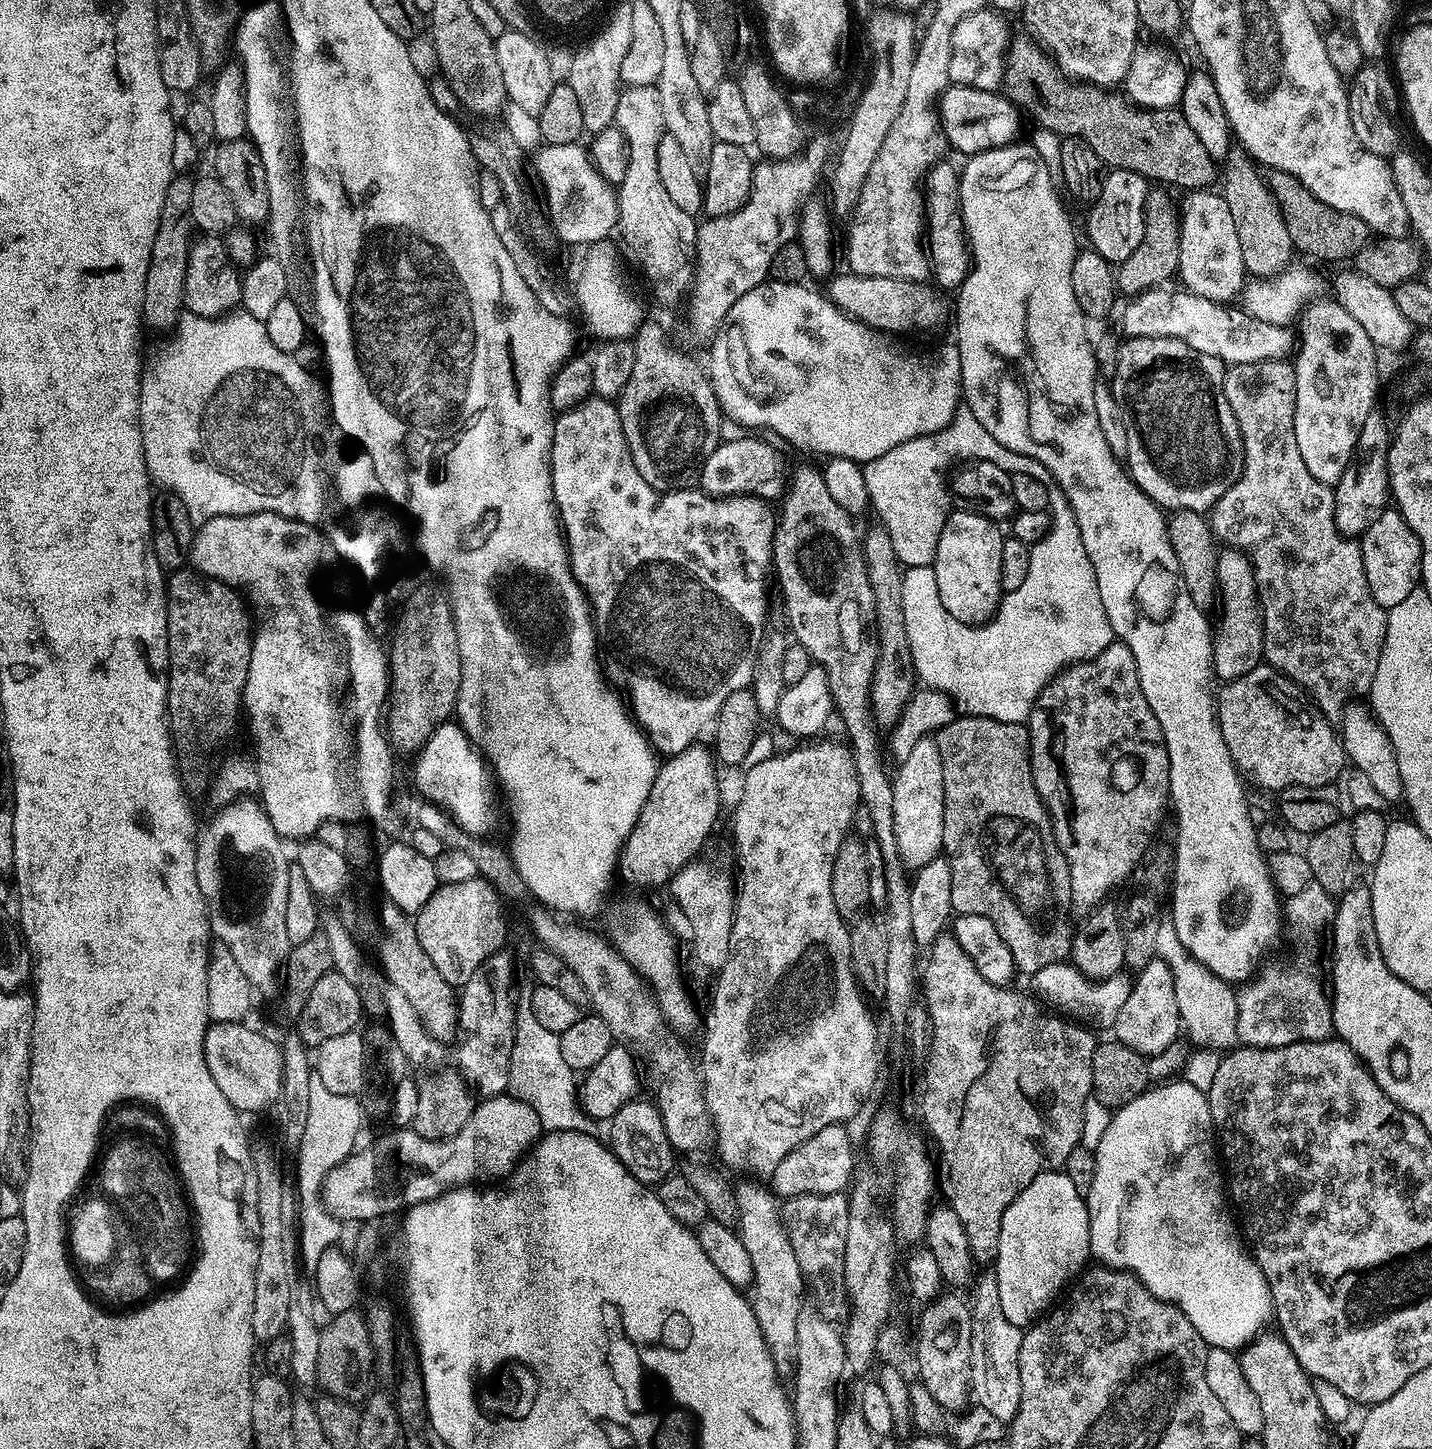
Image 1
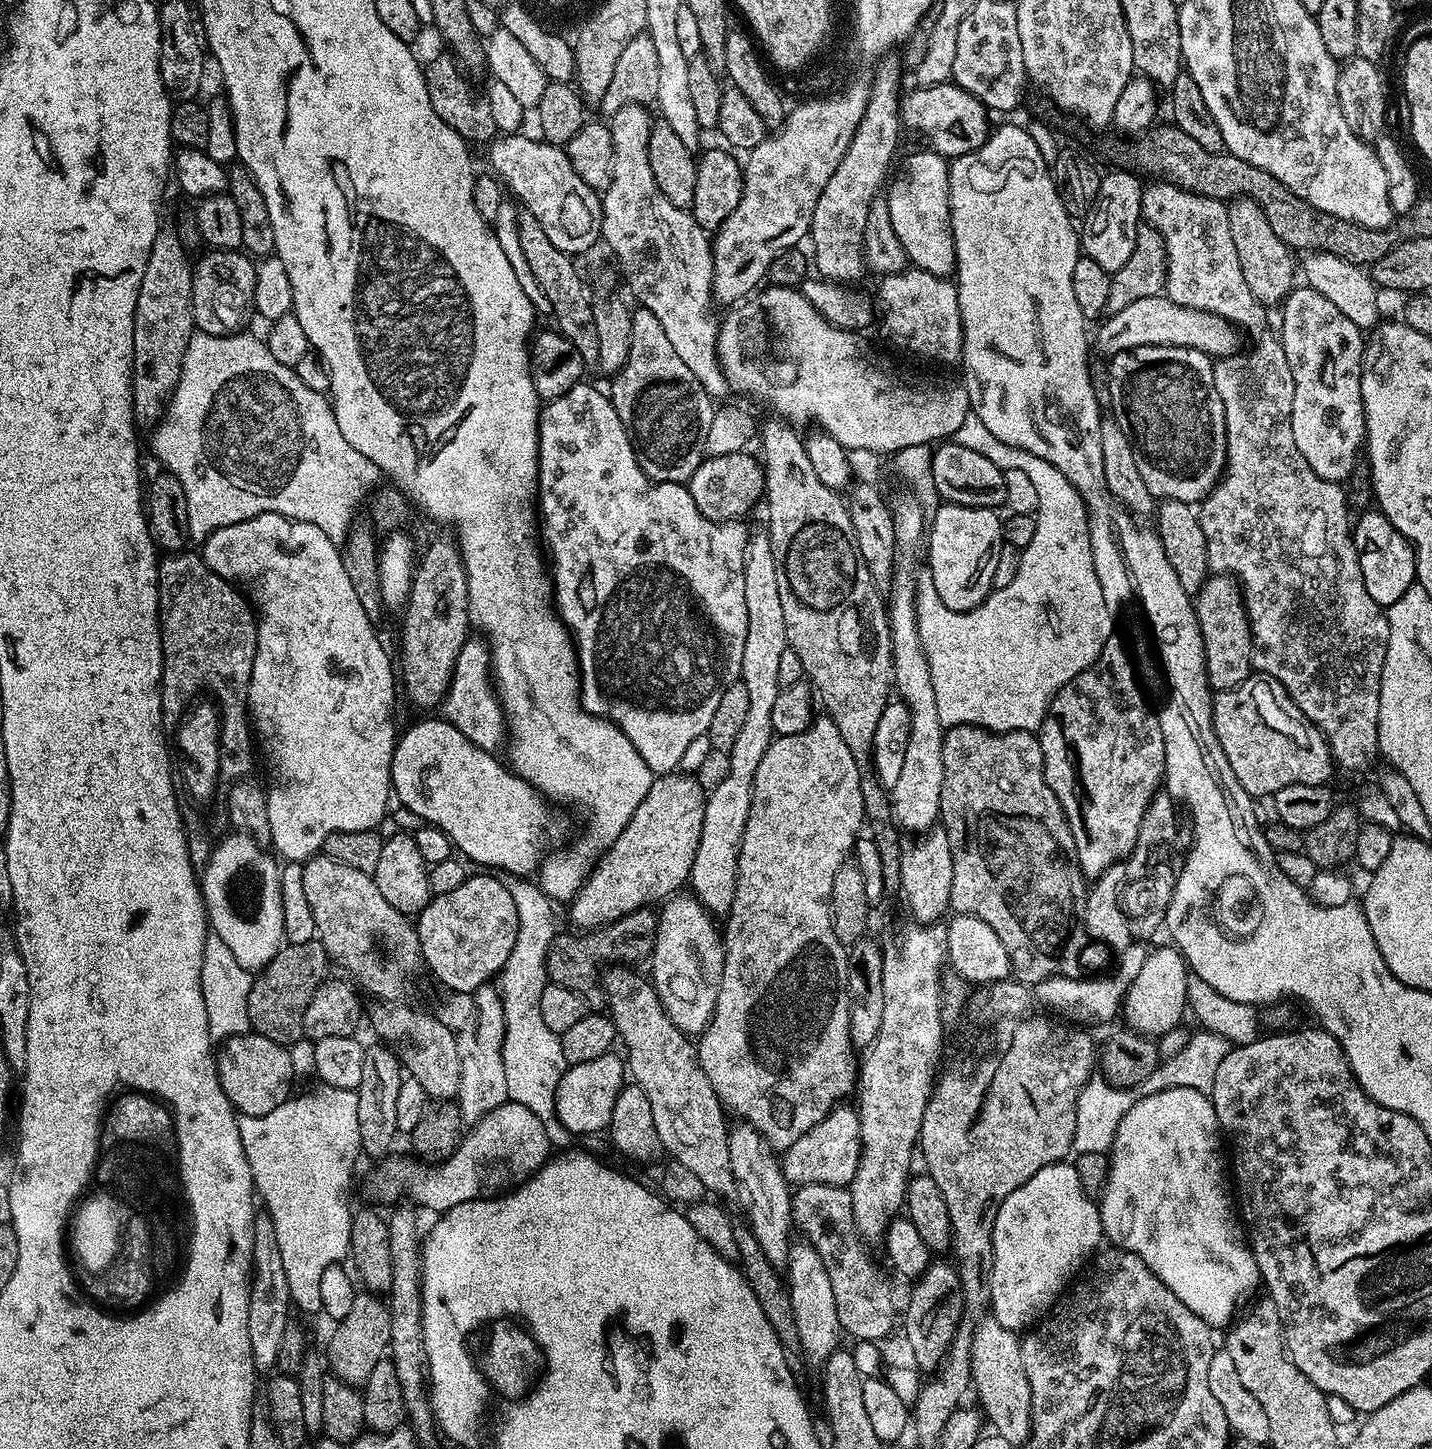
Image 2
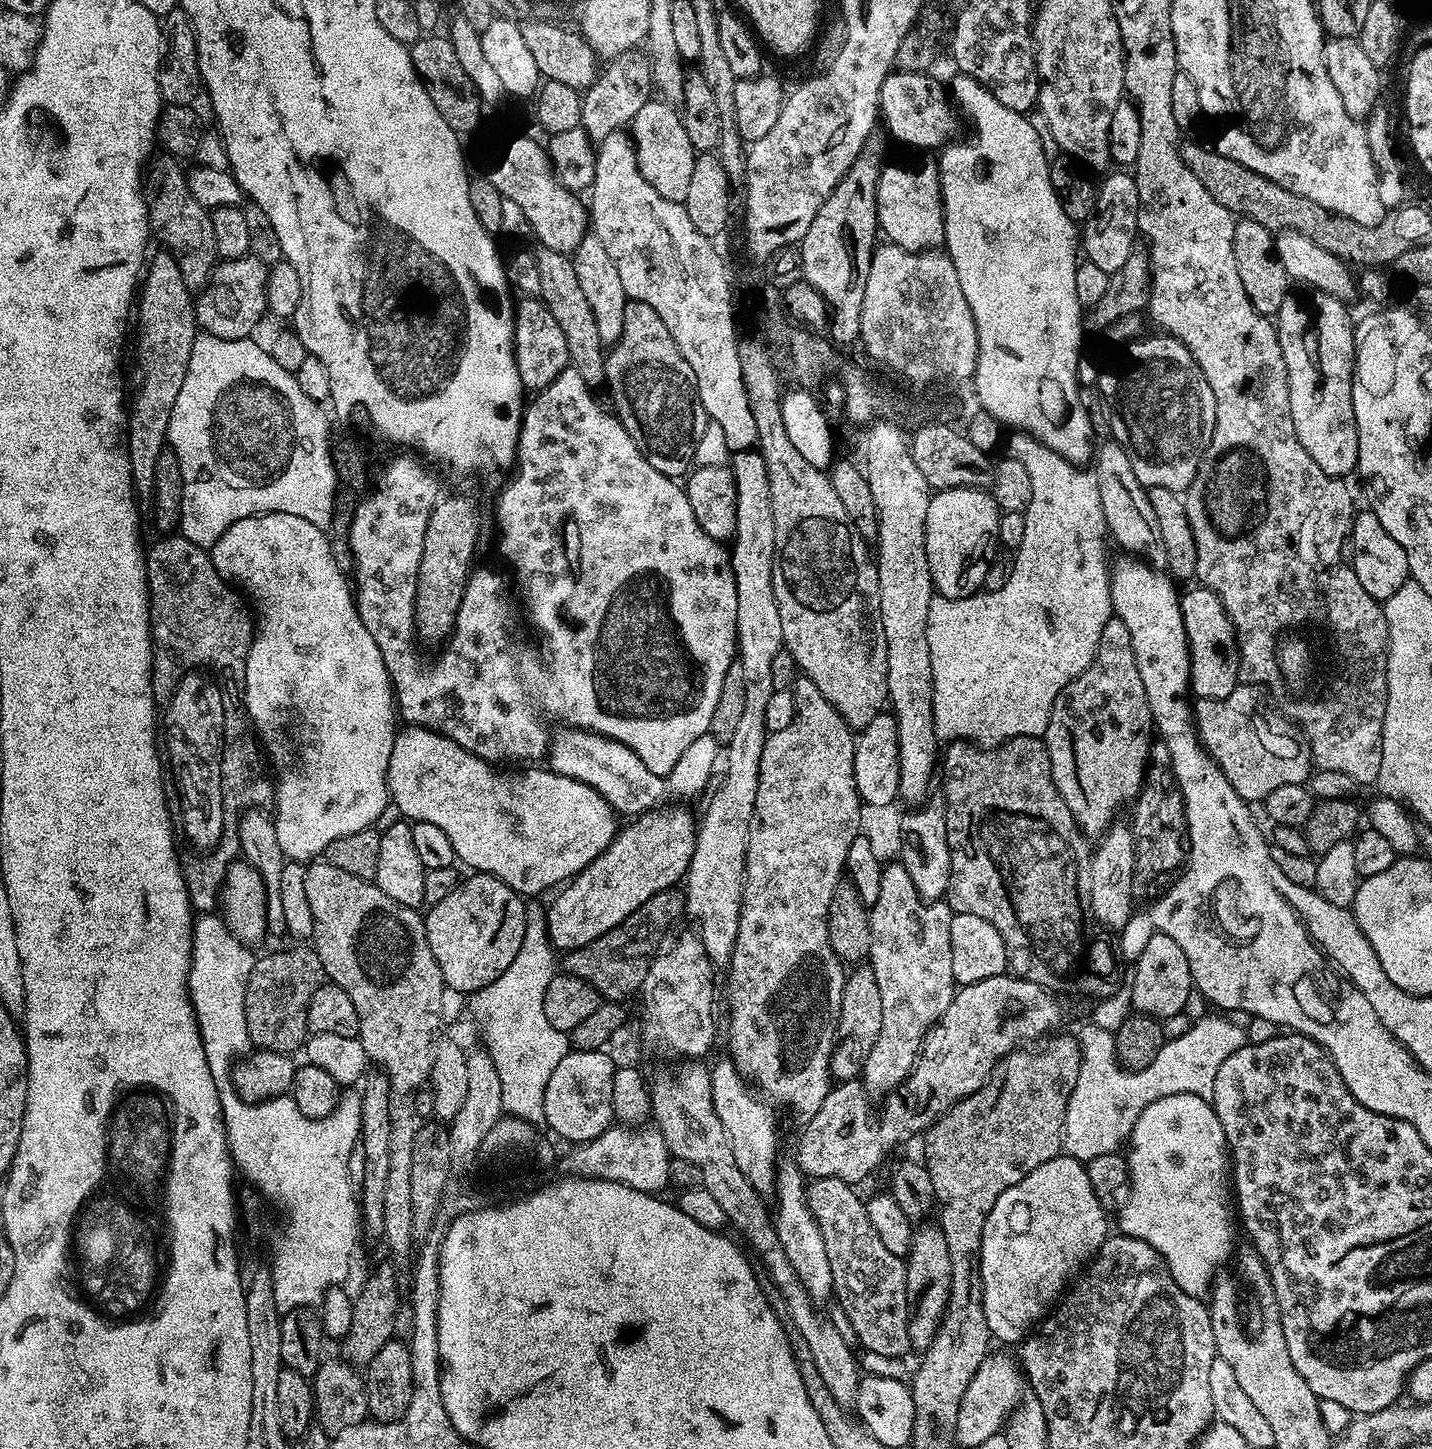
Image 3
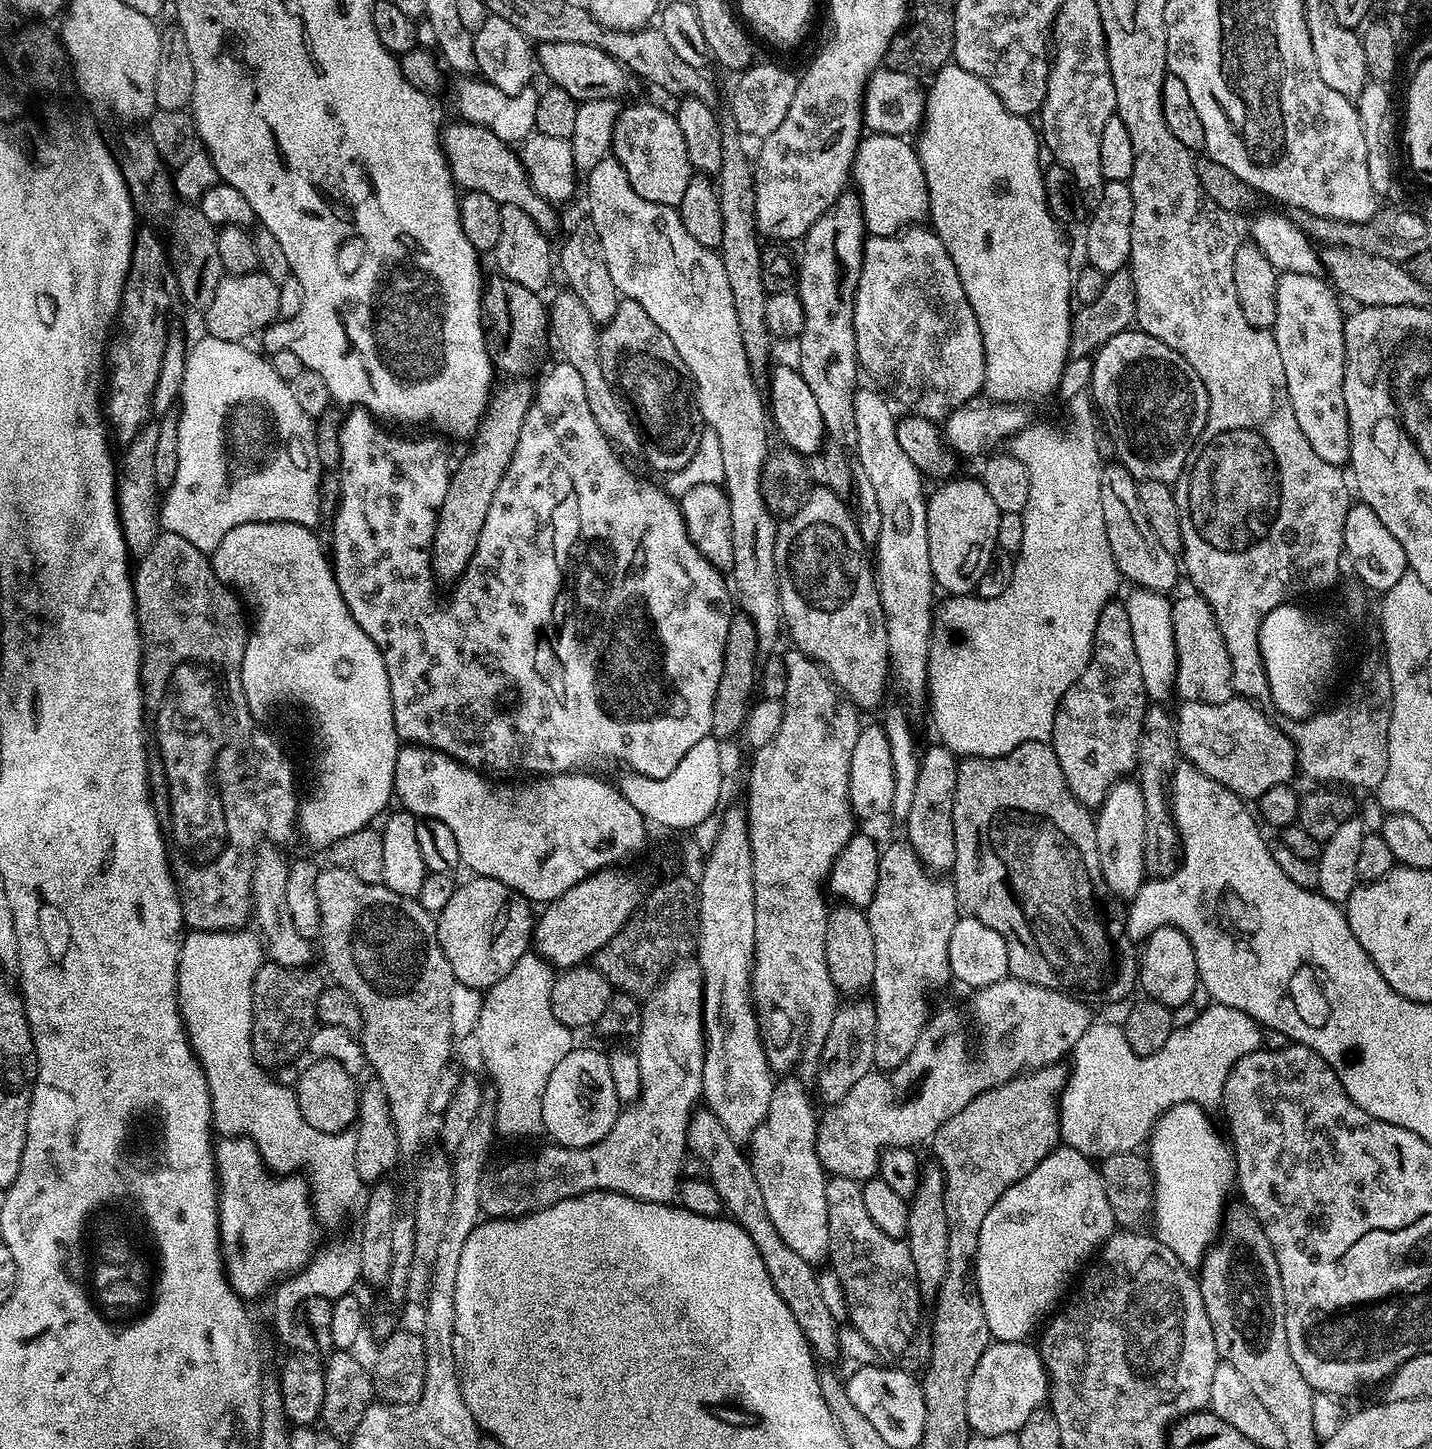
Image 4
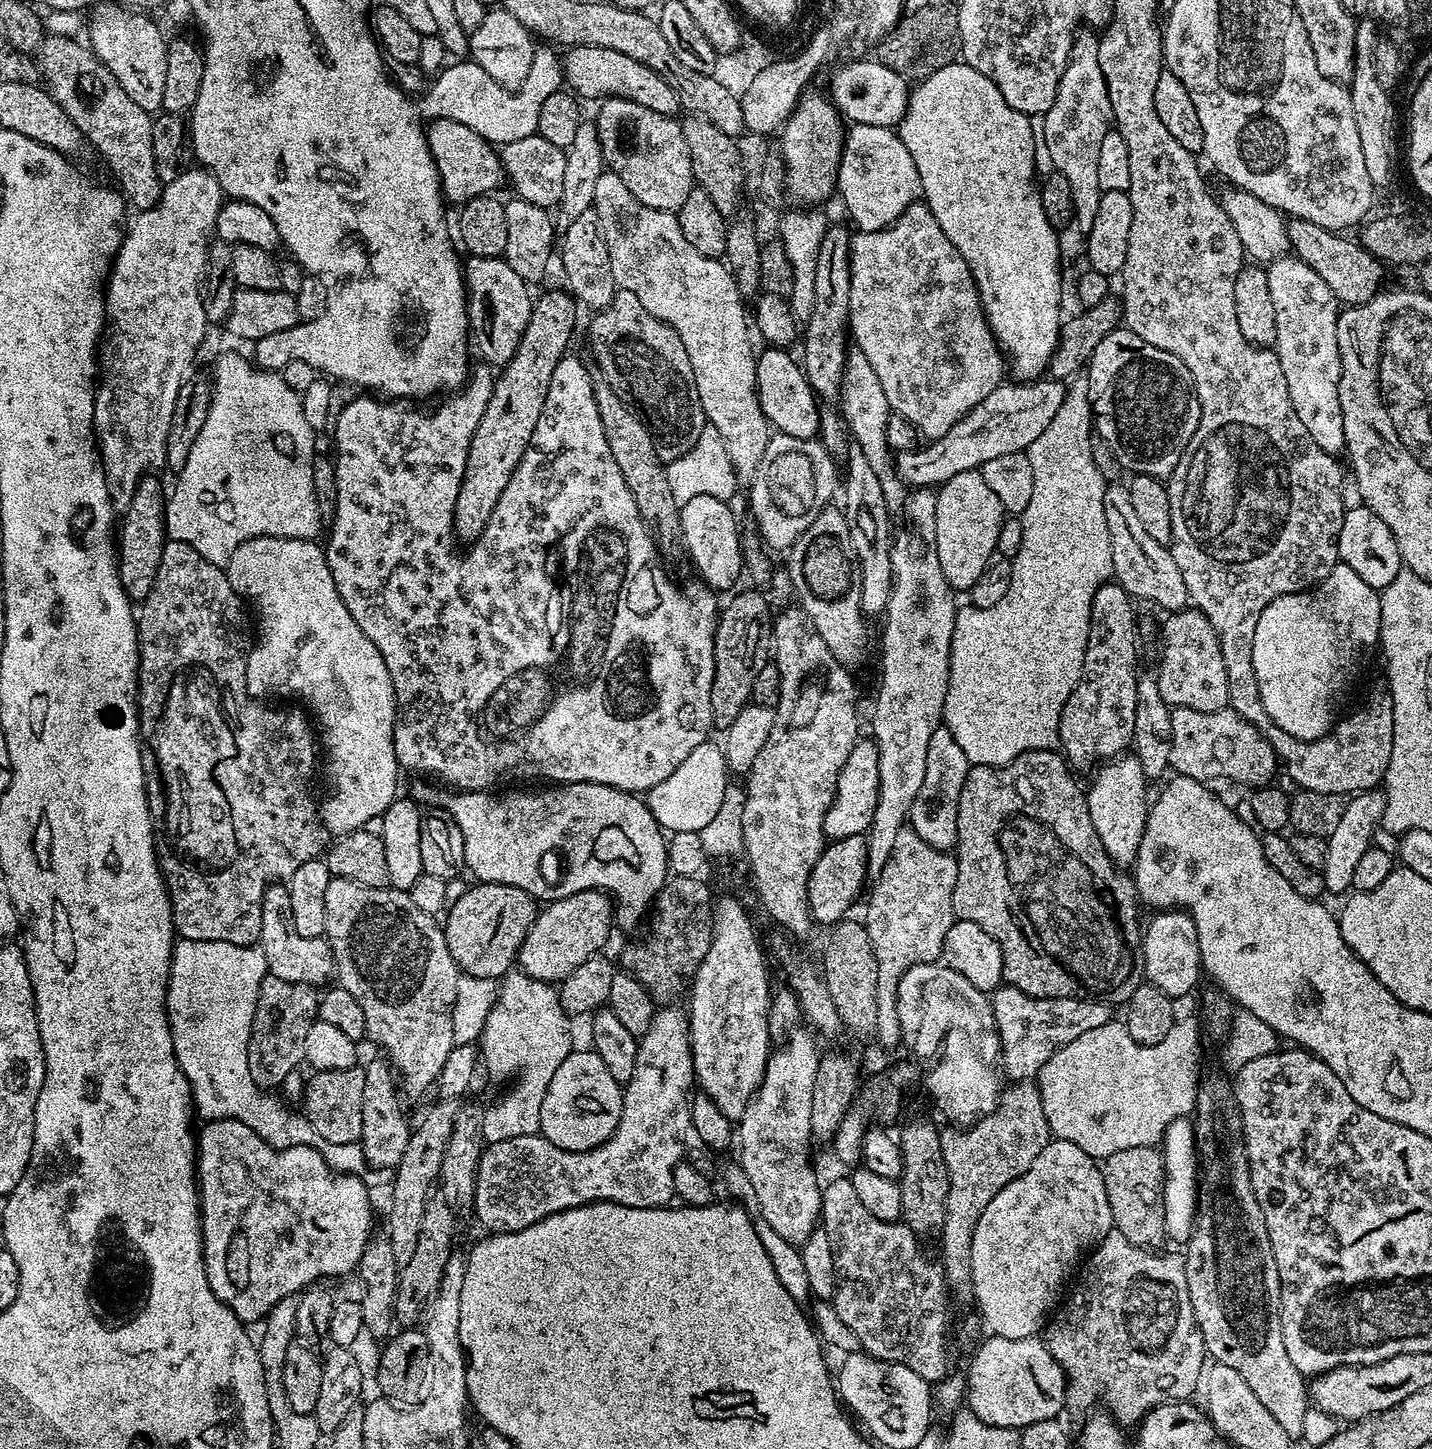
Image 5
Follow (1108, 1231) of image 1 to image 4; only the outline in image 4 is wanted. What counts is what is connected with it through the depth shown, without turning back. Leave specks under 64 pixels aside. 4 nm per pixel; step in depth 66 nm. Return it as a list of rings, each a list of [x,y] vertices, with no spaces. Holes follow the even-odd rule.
[[[1175,1104],[1156,1119],[1152,1134],[1146,1141],[1146,1159],[1152,1167],[1151,1223],[1156,1223],[1154,1235],[1161,1240],[1189,1270],[1199,1269],[1210,1245],[1215,1241],[1224,1218],[1226,1199],[1224,1188],[1233,1187],[1236,1161],[1225,1137],[1216,1133],[1207,1111],[1198,1104]]]

